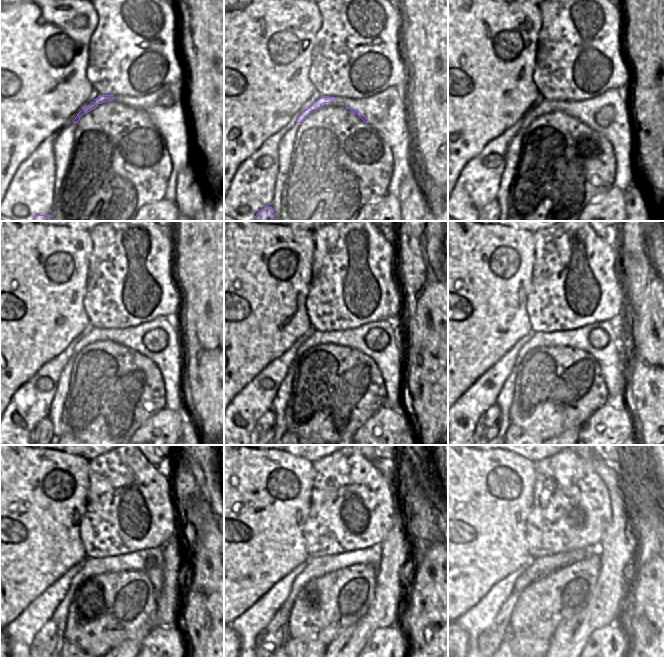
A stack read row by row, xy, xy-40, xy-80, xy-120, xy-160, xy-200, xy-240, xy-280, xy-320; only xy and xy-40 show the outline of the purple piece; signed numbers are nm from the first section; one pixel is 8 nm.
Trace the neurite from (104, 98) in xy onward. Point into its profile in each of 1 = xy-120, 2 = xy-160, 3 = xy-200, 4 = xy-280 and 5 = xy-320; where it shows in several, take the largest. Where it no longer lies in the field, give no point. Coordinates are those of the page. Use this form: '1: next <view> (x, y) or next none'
1: next xy-120 (124, 338)
2: next xy-160 (352, 339)
3: next xy-200 (578, 339)
4: next xy-280 (269, 639)
5: next xy-320 (539, 567)

